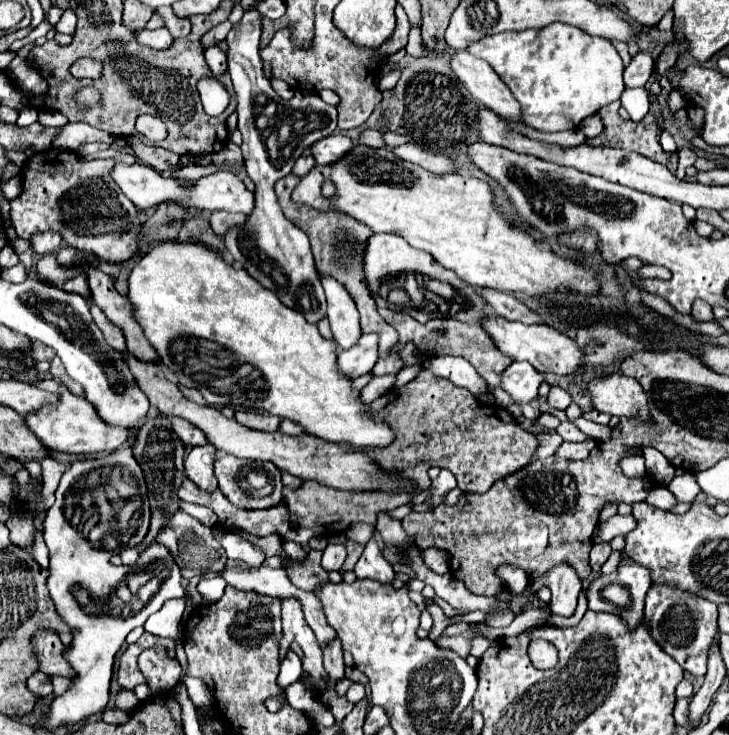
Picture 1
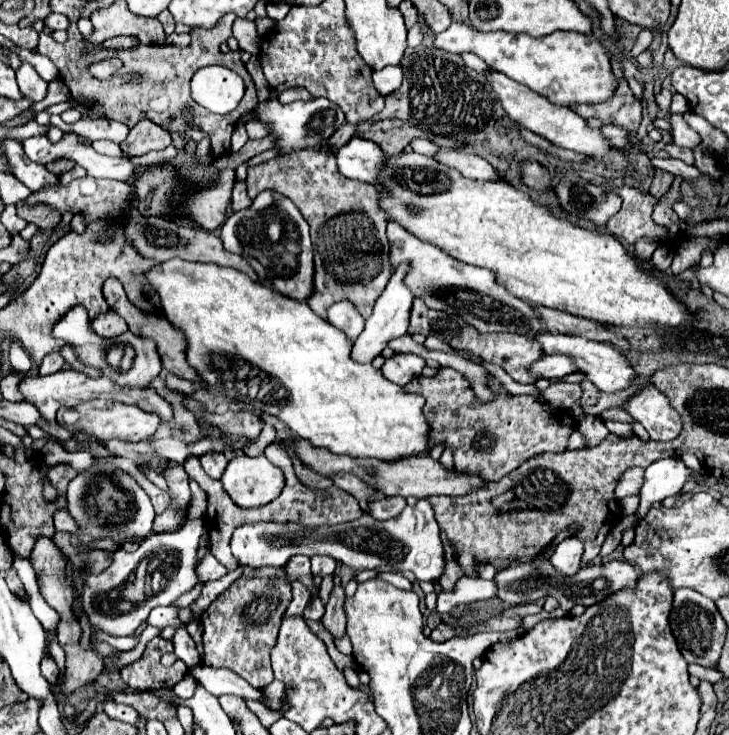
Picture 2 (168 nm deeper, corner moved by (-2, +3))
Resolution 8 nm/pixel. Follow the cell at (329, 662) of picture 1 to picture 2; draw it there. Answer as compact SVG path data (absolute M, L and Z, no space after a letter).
M334 587L326 605L326 613L322 617L322 625L326 627L326 631L330 631L330 635L334 639L340 639L346 635L346 615L342 613L342 601L344 601L344 589L342 587Z

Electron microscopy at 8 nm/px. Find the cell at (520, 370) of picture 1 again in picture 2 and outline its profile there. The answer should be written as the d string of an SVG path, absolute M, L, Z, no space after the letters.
M544 355L536 363L530 365L530 375L538 379L556 379L564 377L566 373L574 373L574 361L566 355L558 355L558 361L554 361L554 355Z

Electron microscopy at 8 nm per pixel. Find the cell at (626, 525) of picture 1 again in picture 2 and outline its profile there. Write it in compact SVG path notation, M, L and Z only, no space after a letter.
M668 457L668 459L658 459L654 463L650 463L646 467L646 475L644 475L644 487L640 492L640 505L634 513L634 517L640 521L646 517L646 513L650 511L652 503L662 501L670 495L676 495L684 483L688 481L688 477L698 479L700 483L704 483L704 479L708 477L708 471L702 469L700 473L694 473L692 469L688 469L684 465L682 459L678 457Z

